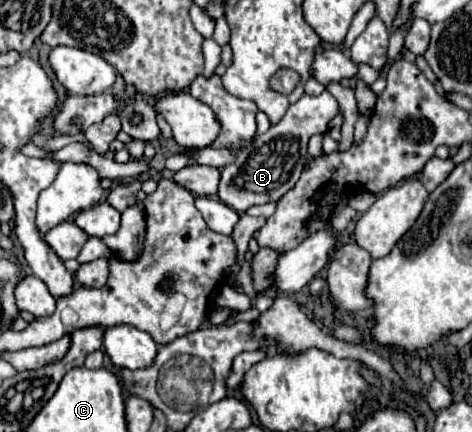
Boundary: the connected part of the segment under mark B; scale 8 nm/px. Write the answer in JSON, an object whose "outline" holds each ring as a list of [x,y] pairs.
{"outline":[[[324,91],[318,97],[302,95],[296,103],[292,103],[282,117],[280,123],[272,125],[264,135],[260,135],[250,147],[250,153],[246,155],[246,149],[238,155],[238,159],[222,169],[220,189],[218,197],[236,209],[238,213],[244,213],[252,205],[264,205],[268,201],[278,201],[288,189],[291,189],[299,180],[304,161],[306,161],[306,145],[308,139],[314,133],[324,133],[328,129],[328,123],[340,113],[338,101]]]}

